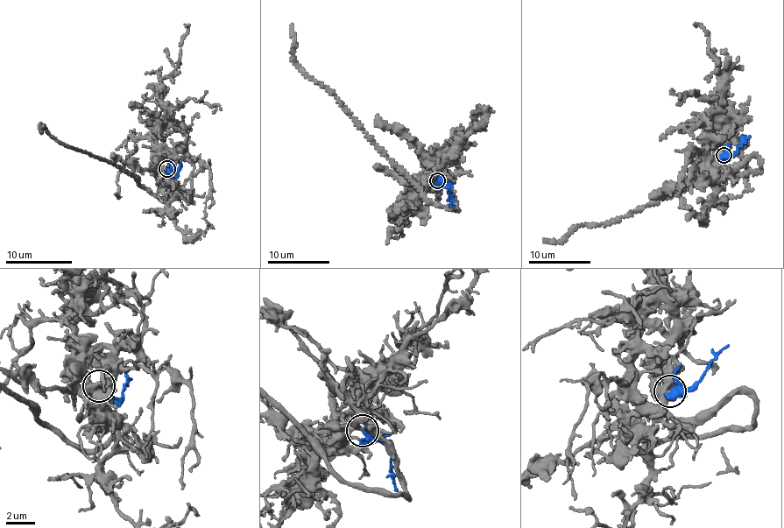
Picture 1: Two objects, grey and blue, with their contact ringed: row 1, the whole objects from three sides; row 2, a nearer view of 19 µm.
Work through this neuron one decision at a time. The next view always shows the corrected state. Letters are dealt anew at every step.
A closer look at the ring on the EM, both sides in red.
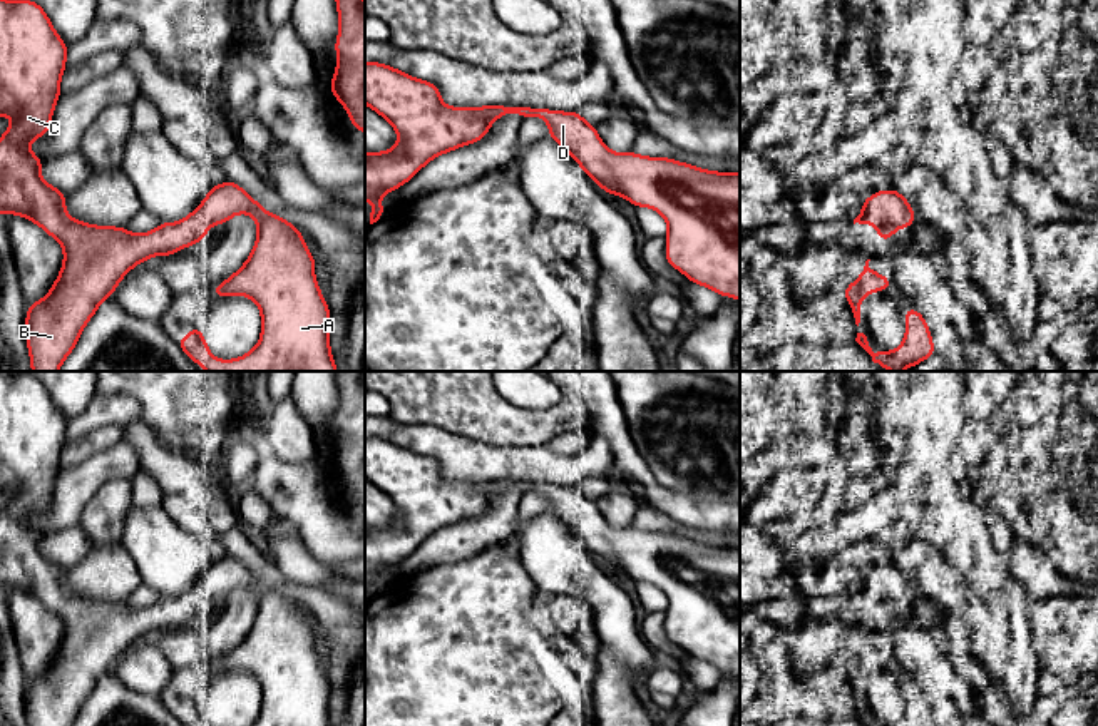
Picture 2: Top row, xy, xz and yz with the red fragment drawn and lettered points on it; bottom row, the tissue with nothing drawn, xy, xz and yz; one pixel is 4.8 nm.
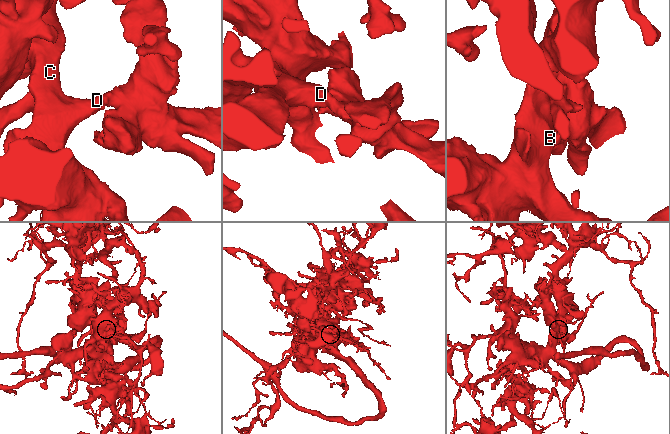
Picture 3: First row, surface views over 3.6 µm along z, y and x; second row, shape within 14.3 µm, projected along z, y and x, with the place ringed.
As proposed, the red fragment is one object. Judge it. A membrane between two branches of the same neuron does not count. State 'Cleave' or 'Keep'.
Keep

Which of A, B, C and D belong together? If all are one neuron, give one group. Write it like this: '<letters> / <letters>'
A B C D

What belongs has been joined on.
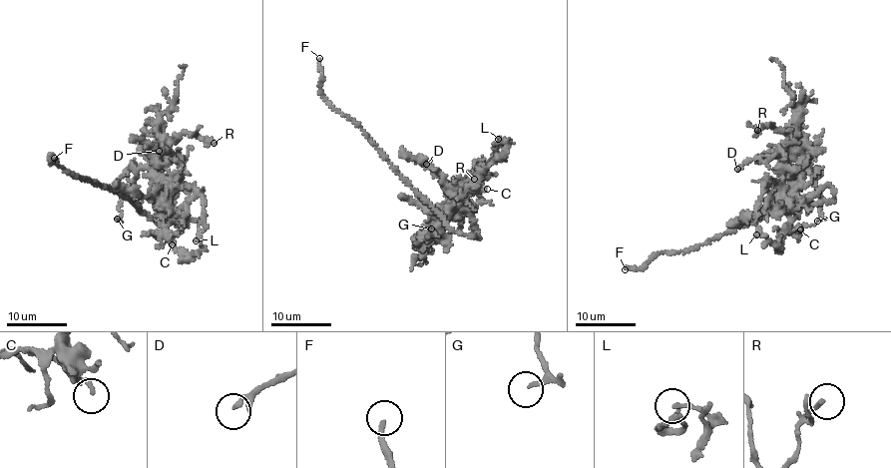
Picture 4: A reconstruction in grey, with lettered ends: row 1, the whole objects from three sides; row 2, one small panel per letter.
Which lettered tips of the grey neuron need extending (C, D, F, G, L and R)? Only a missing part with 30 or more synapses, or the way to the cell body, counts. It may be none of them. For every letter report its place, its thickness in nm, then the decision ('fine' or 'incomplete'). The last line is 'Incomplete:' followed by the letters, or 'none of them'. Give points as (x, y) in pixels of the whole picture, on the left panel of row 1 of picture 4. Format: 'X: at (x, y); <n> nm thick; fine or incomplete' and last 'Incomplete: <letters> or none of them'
C: at (172, 244); 190 nm thick; fine
D: at (159, 151); 140 nm thick; fine
F: at (54, 158); 190 nm thick; incomplete
G: at (117, 219); 160 nm thick; fine
L: at (196, 240); 120 nm thick; fine
R: at (214, 143); 190 nm thick; fine
Incomplete: F

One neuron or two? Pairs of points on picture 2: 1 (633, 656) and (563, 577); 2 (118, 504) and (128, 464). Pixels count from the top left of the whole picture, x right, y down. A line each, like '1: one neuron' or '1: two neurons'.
1: one neuron
2: two neurons

